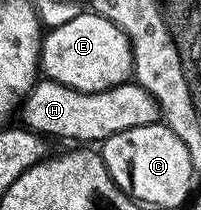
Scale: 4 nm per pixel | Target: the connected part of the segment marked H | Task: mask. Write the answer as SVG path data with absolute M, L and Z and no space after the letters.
M42 78L22 104L19 117L25 121L24 126L28 130L42 137L54 135L57 139L78 139L81 142L78 144L81 145L97 145L115 133L162 122L163 112L155 97L147 89L140 87L136 81L120 83L118 87L102 91L76 91L67 85L56 83L54 79Z

